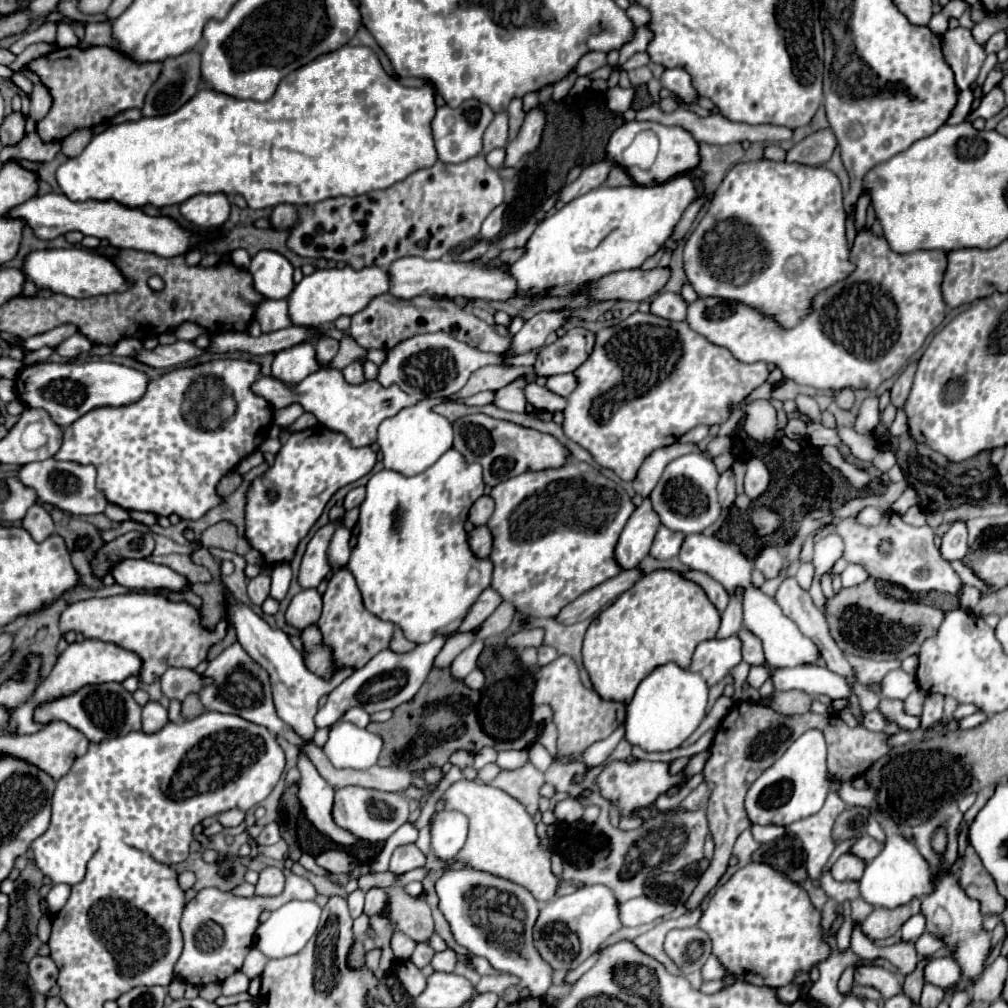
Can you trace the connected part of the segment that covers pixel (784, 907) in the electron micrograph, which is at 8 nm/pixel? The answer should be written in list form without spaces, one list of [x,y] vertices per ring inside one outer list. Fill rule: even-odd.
[[[751,862],[739,872],[735,872],[725,886],[719,886],[715,890],[699,920],[699,928],[709,934],[713,942],[713,954],[727,968],[727,972],[755,986],[779,988],[791,984],[797,972],[801,970],[809,972],[813,964],[829,956],[829,948],[821,940],[819,922],[821,922],[819,910],[811,906],[811,900],[807,892],[801,888],[801,884],[791,882],[787,876],[779,874],[767,864]]]

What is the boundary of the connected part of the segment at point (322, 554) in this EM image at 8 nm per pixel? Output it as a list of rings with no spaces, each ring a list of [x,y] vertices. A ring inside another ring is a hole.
[[[327,524],[317,534],[311,538],[307,544],[305,556],[301,560],[301,570],[299,570],[299,584],[303,588],[317,588],[321,580],[325,580],[331,572],[329,560],[327,560],[327,546],[329,540],[335,532],[337,524]]]

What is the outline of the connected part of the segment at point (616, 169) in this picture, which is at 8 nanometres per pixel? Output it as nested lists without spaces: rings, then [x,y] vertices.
[[[613,166],[611,168],[611,174],[607,176],[607,182],[605,184],[607,186],[629,186],[633,182],[631,182],[631,178],[627,176],[627,172],[621,166]]]

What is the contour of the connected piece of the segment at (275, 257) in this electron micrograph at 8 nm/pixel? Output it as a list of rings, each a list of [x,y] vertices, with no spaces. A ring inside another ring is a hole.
[[[261,250],[251,258],[249,272],[253,276],[253,286],[265,298],[287,298],[295,286],[291,262],[273,250]]]

